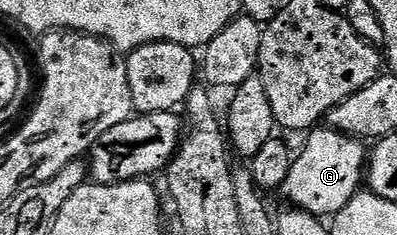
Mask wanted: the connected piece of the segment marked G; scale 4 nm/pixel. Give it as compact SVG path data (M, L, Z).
M314 129L305 136L306 148L294 160L288 173L288 181L280 189L291 208L306 211L319 217L337 216L348 201L364 187L364 176L368 171L368 147L363 140L345 135L333 129Z

